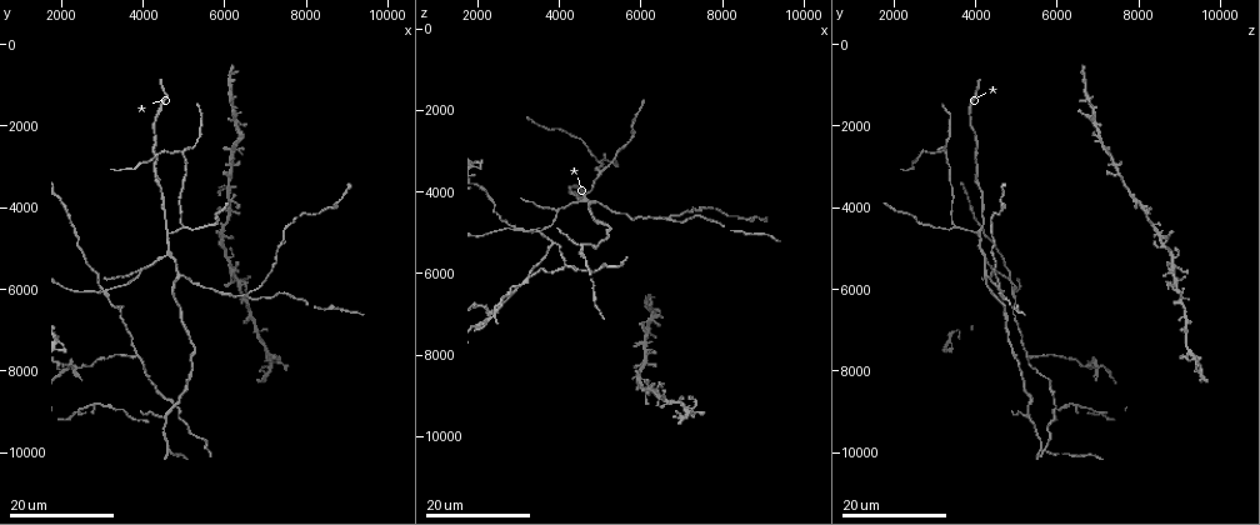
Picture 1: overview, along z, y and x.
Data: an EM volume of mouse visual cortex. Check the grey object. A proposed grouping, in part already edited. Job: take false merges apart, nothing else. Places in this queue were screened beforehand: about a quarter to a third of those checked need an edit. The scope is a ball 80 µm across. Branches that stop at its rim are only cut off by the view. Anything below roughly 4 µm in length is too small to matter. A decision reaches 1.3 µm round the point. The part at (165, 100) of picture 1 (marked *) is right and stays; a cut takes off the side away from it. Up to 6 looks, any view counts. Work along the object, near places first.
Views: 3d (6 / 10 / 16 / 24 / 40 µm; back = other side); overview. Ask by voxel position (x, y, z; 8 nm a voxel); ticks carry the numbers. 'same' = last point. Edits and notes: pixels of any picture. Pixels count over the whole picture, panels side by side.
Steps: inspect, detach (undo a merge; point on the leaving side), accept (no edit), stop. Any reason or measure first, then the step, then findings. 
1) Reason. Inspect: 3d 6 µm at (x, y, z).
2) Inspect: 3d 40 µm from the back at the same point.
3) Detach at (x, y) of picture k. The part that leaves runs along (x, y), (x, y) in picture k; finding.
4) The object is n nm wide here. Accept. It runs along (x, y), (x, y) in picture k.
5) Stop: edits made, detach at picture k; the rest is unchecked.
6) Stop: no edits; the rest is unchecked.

Looks like a crossing. Inspect: 3d 24 µm at (3050, 6100, 4950).

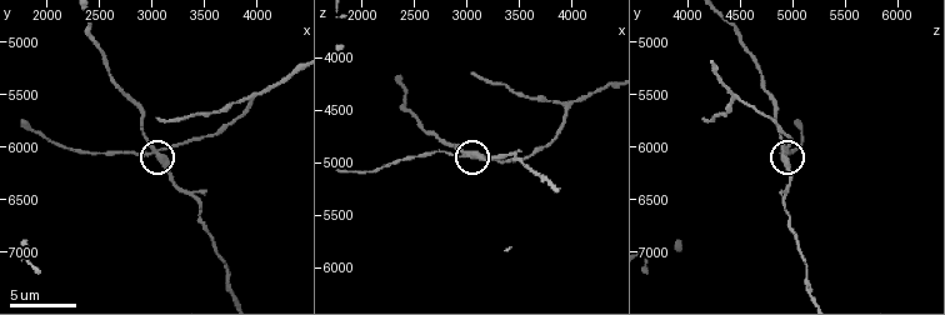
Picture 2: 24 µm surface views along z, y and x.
Inspect: 3d 10 µm at (3080, 6120, 4920).

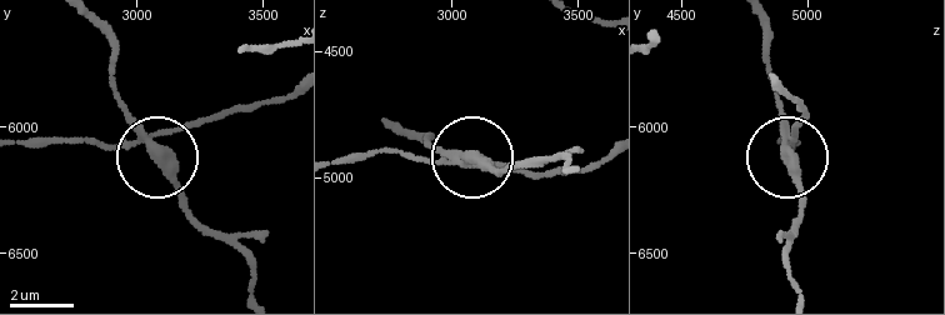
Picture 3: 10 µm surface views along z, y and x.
The side arm is 29 µm long. Detach at (175, 166) of picture 3. The part that leaves runs along (143, 139), (180, 200), (238, 249), (254, 289) in picture 3; a second cell is stuck on.

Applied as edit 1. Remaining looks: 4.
Inspect: overview.

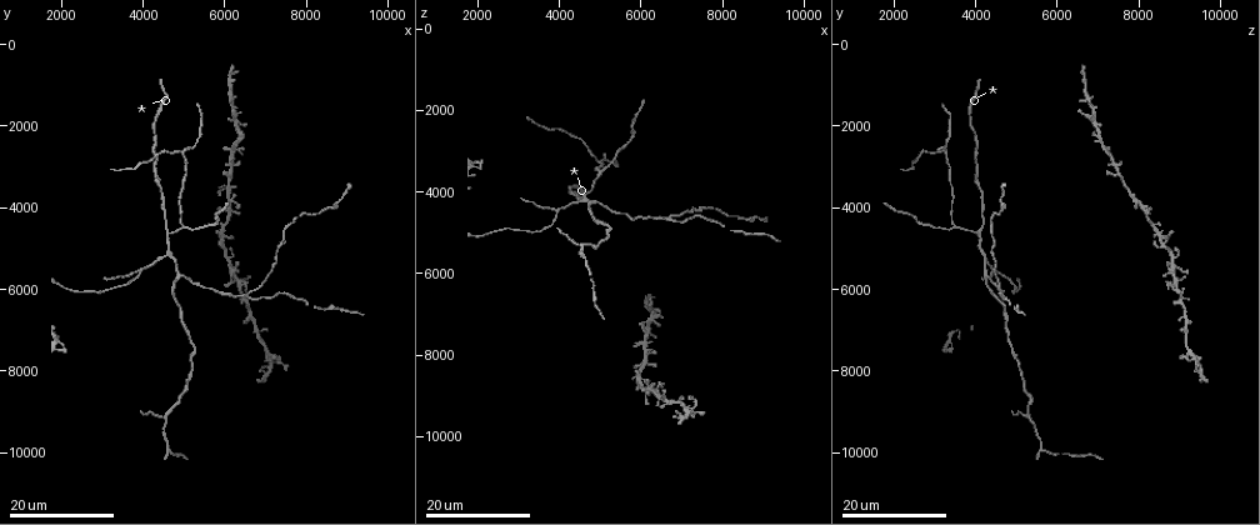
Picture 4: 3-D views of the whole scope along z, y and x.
Branch point. Inspect: 3d 16 µm at (4000, 5550, 4450).

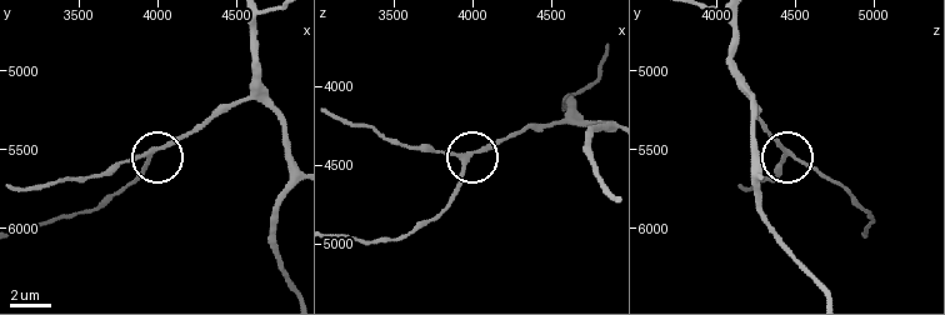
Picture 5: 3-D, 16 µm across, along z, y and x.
Inspect: 3d 10 µm at (3960, 5540, 4500).

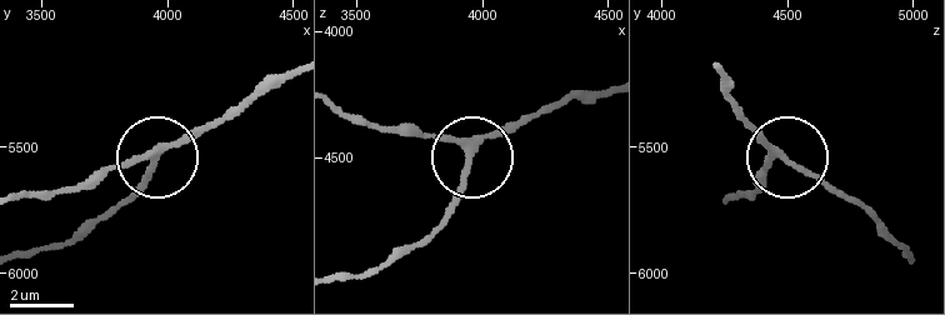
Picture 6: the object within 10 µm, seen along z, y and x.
Accept. It runs along (290, 70), (158, 159), (90, 174) in picture 6; continuous, no second cell.

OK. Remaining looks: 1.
Stop: edits made, detach at picture 3; the rest is unchecked.

